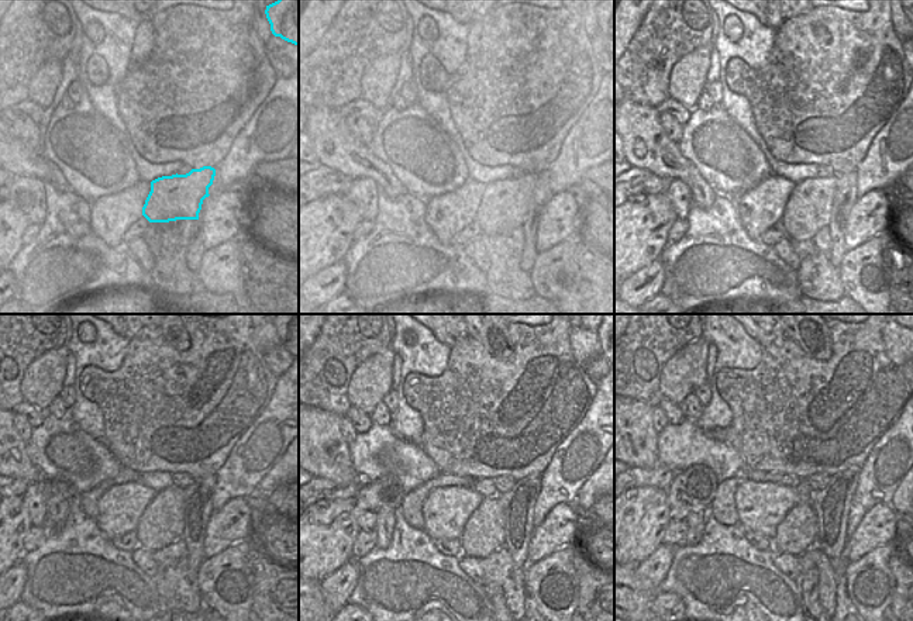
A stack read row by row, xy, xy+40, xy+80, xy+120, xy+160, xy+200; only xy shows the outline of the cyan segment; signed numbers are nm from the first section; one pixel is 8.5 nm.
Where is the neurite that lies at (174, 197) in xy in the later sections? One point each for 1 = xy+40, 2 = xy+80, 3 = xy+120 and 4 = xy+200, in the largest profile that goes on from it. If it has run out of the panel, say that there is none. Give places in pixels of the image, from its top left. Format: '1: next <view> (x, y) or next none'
1: next xy+40 (499, 206)
2: next xy+80 (812, 204)
3: next xy+120 (164, 532)
4: next xy+200 (802, 528)

